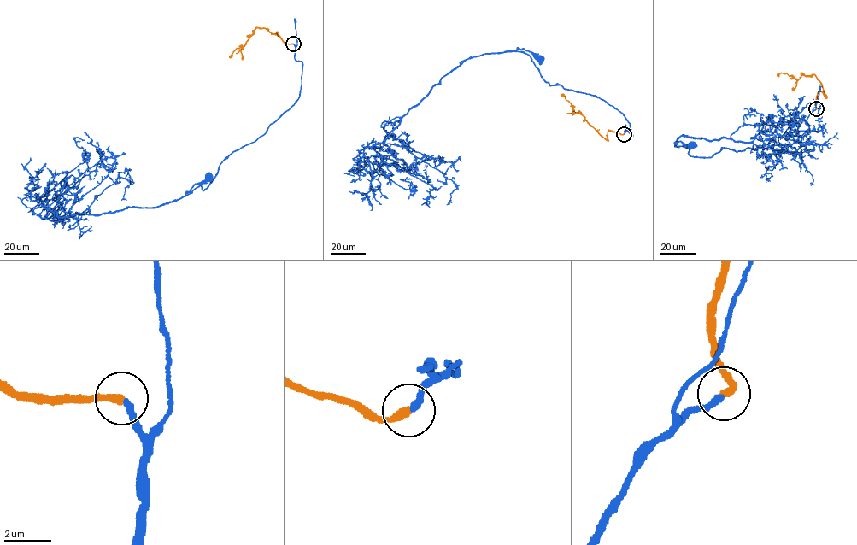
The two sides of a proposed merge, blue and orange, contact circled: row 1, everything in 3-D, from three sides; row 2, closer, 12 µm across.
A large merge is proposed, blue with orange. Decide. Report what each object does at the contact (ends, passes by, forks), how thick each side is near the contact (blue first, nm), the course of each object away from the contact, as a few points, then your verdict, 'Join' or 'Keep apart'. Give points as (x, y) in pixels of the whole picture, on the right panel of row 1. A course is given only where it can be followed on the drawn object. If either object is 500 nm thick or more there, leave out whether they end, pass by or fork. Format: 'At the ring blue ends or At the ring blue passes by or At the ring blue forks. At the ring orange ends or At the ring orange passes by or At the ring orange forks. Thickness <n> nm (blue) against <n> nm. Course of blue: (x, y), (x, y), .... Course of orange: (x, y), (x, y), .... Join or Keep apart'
At the ring blue ends. At the ring orange ends. Thickness 240 nm (blue) against 320 nm. Course of blue: (816, 108), (805, 121), (808, 128), (783, 148), (725, 147), (701, 157), (675, 144), (691, 146). Course of orange: (816, 108), (816, 97), (819, 91), (827, 96), (814, 74), (802, 75), (797, 79), (784, 73), (778, 76). Join

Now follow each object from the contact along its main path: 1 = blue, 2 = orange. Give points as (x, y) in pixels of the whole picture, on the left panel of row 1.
1: (294, 43), (302, 67), (297, 100), (264, 134), (227, 156), (208, 187), (184, 196), (208, 178)
2: (293, 43), (285, 43), (278, 32), (278, 35), (256, 27), (243, 46), (234, 50), (230, 58)

